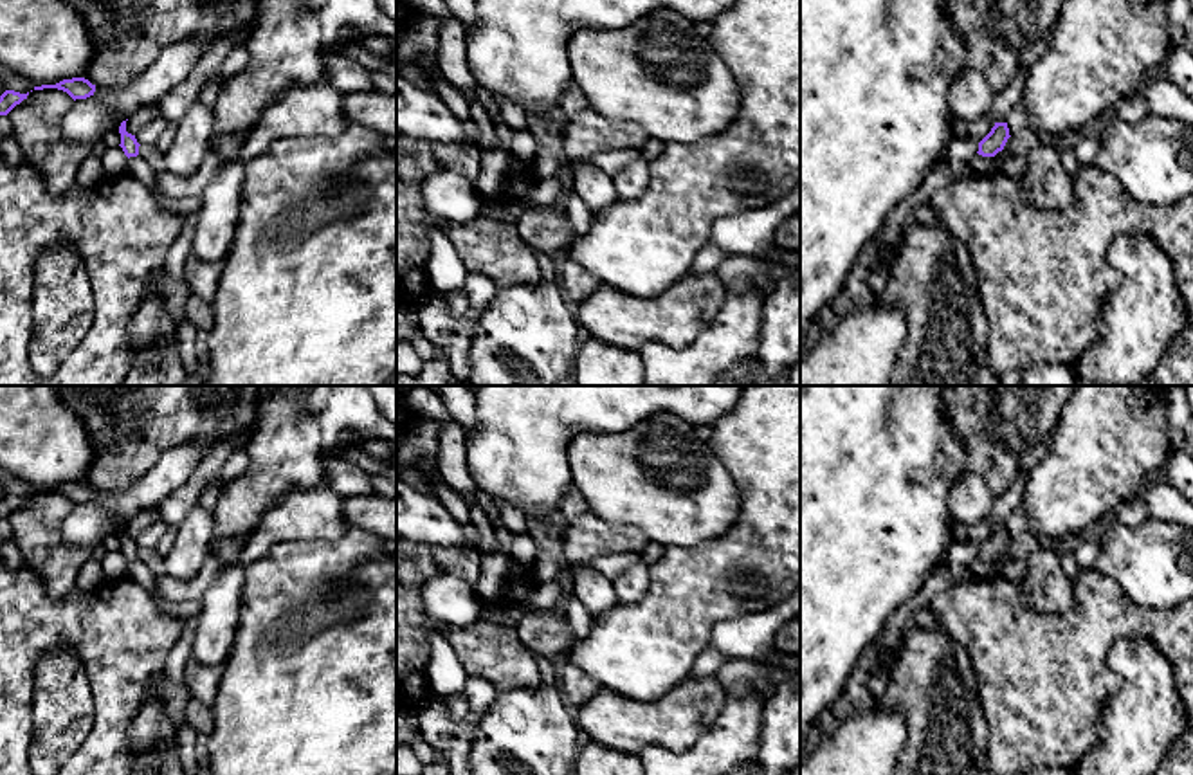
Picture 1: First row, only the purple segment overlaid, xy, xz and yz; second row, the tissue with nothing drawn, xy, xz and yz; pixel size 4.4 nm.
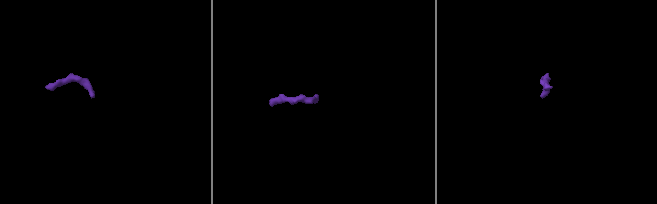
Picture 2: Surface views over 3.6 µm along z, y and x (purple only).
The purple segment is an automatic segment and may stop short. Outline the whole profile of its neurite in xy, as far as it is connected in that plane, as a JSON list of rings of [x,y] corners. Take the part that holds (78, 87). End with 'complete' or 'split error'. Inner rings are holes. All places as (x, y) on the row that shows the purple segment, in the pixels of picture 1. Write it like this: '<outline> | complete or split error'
[[[72,78],[72,79],[63,79],[63,81],[56,83],[56,85],[34,87],[34,90],[43,90],[43,88],[58,88],[58,90],[63,90],[74,101],[76,99],[87,99],[87,97],[94,96],[94,92],[96,92],[96,85],[92,85],[85,78]]] | complete

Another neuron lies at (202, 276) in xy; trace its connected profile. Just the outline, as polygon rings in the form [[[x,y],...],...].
[[[191,252],[186,261],[184,279],[191,294],[198,296],[207,305],[213,305],[222,270],[223,260],[205,261]]]

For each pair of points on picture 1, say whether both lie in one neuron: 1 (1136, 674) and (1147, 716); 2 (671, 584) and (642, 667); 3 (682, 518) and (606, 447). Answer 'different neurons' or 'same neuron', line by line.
1: same neuron
2: same neuron
3: same neuron

